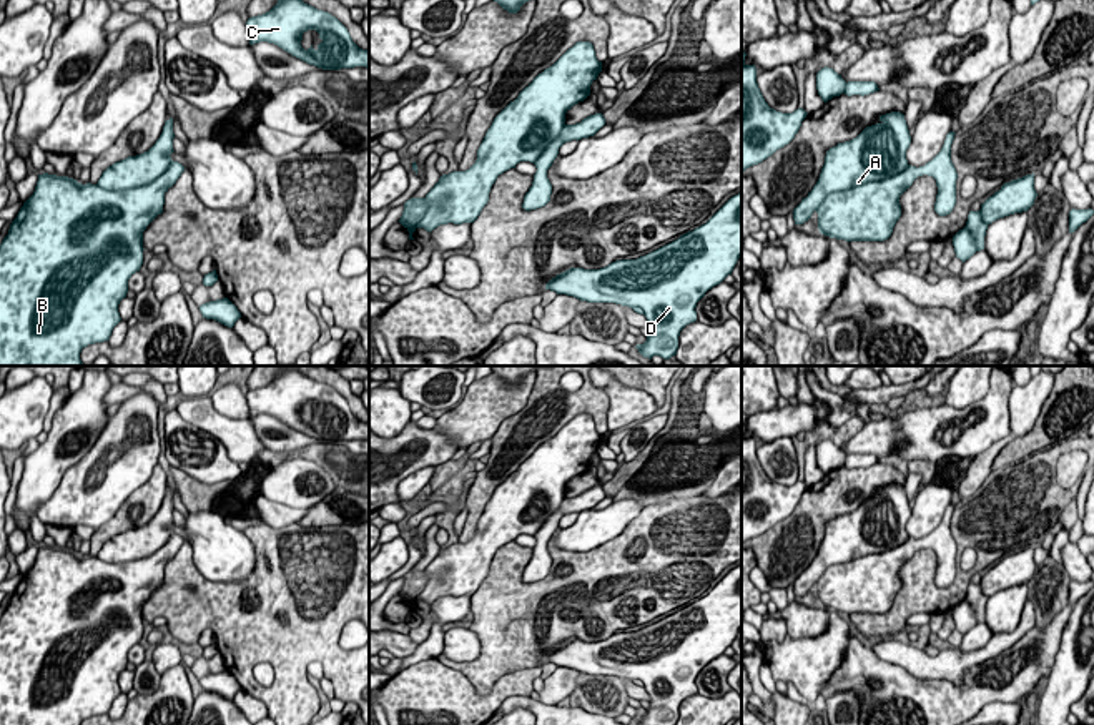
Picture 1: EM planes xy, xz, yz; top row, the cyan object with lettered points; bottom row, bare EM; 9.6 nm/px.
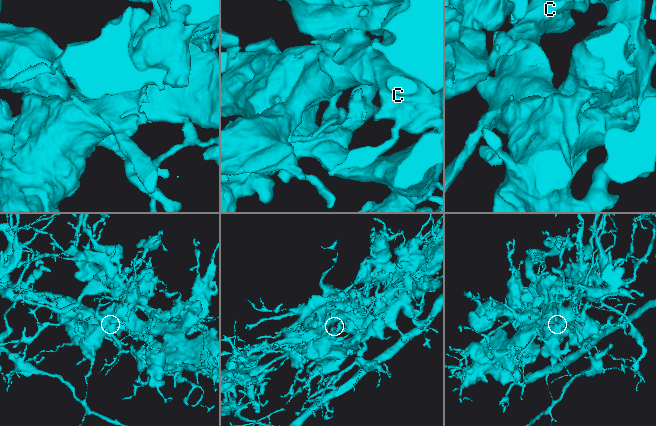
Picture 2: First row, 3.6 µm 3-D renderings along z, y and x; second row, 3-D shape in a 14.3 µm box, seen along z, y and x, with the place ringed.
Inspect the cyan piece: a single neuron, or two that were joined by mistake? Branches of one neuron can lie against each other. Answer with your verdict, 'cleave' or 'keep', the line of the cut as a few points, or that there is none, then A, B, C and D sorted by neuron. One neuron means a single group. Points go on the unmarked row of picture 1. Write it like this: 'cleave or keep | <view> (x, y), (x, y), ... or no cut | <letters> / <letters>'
cleave | yz (908, 537), (887, 551), (832, 564), (815, 582) | A C / B D

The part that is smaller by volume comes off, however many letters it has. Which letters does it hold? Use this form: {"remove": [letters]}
{"remove": ["A", "C"]}

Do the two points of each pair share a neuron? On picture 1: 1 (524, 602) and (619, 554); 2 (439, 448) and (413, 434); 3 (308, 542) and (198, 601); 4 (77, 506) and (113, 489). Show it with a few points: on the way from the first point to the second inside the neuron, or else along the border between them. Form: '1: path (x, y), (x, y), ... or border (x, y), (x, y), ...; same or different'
1: path (547, 591), (572, 581), (596, 577); same
2: path (433, 448), (424, 439), (419, 439); same
3: path (281, 569), (258, 592), (225, 601); same
4: path (85, 498), (105, 489); same

